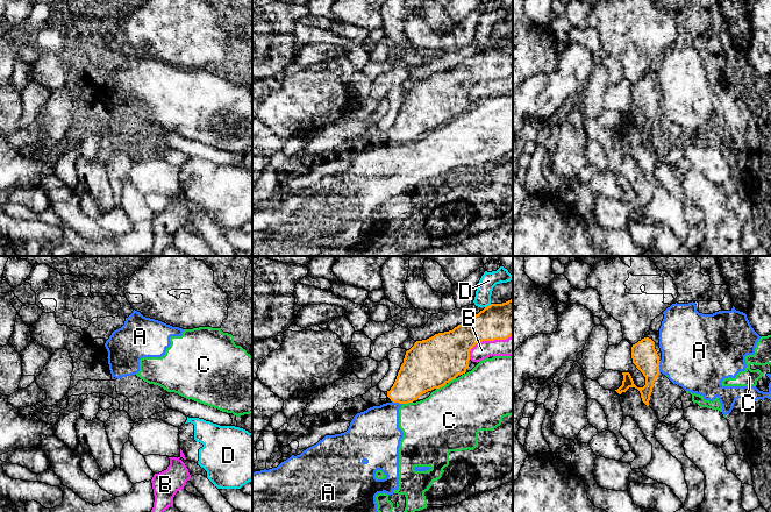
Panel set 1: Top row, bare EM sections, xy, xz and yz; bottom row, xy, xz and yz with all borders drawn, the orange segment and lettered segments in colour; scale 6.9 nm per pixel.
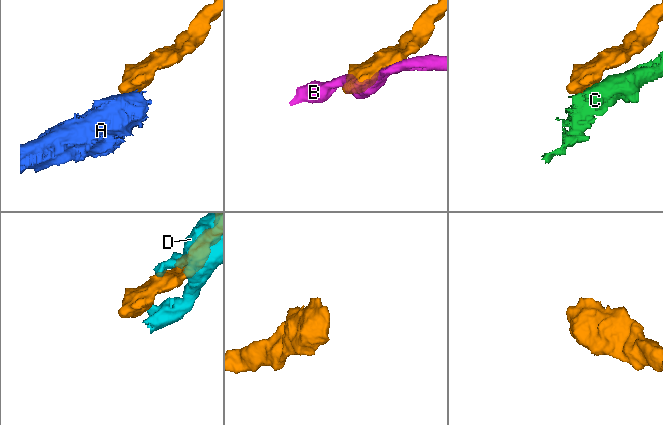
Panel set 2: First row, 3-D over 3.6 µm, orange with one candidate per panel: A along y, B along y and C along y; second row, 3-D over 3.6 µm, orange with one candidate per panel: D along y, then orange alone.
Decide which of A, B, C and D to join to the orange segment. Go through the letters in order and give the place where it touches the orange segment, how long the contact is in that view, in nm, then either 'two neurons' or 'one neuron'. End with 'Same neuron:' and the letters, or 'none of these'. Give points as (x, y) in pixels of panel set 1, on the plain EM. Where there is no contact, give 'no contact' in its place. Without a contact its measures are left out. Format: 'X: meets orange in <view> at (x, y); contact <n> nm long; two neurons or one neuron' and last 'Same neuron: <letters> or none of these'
A: meets orange in xz at (398, 141); contact 80 nm long; two neurons
B: meets orange in xz at (486, 79); contact 340 nm long; two neurons
C: meets orange in xz at (441, 126); contact 80 nm long; two neurons
D: meets orange in xz at (487, 45); contact 50 nm long; two neurons
Same neuron: none of these

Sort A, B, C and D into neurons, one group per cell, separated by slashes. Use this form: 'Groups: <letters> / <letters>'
Groups: A C / B / D

